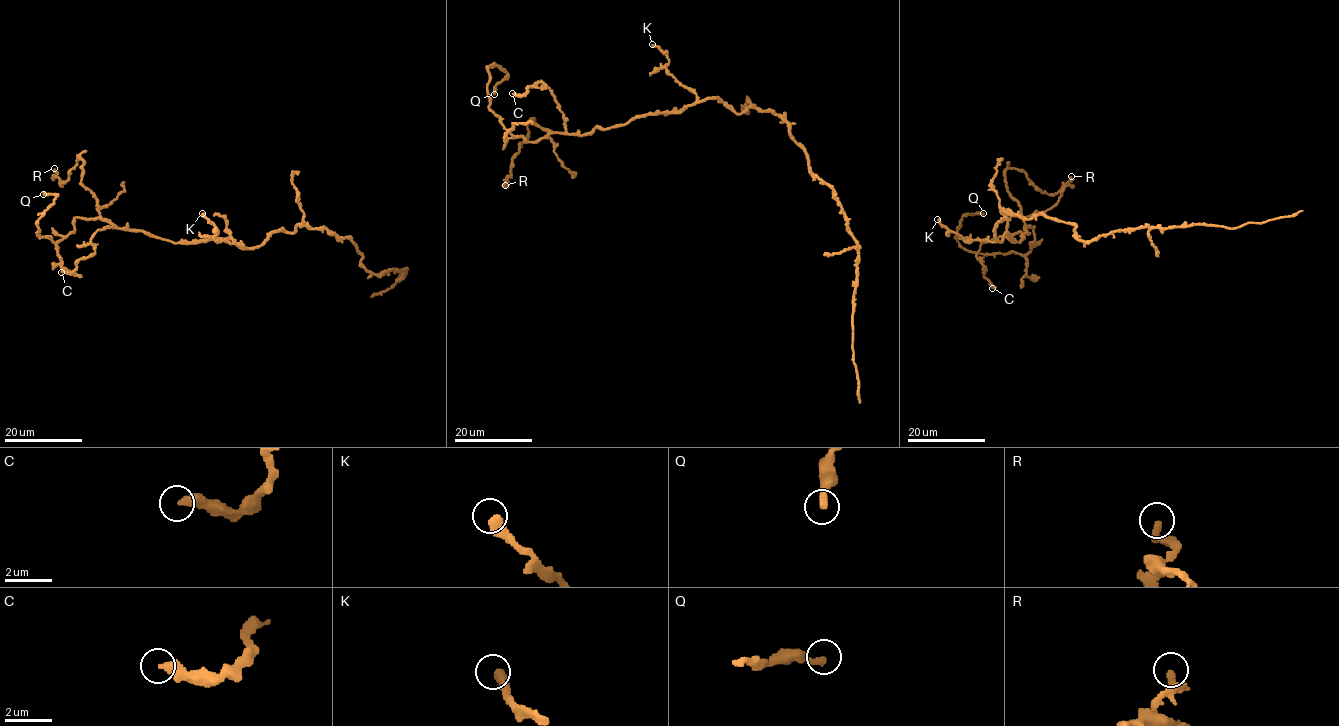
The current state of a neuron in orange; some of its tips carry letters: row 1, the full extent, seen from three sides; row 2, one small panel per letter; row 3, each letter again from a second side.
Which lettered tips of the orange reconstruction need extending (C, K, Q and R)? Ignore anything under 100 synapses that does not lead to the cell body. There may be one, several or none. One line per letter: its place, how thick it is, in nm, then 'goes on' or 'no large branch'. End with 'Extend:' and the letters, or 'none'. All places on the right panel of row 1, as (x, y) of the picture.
C: place (992, 288); calibre 400 nm; no large branch
K: place (937, 219); calibre 440 nm; no large branch
Q: place (983, 213); calibre 280 nm; no large branch
R: place (1071, 176); calibre 340 nm; no large branch
Extend: none

